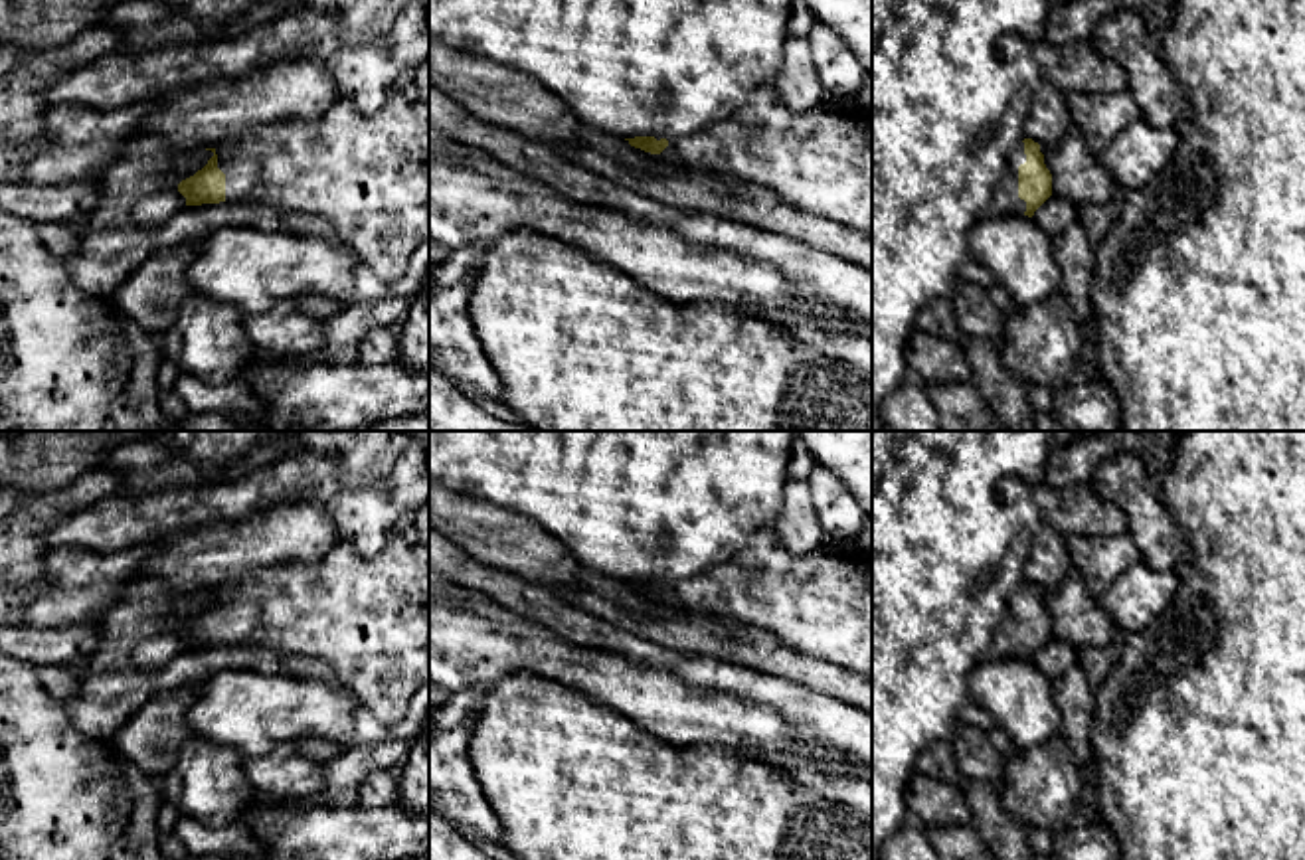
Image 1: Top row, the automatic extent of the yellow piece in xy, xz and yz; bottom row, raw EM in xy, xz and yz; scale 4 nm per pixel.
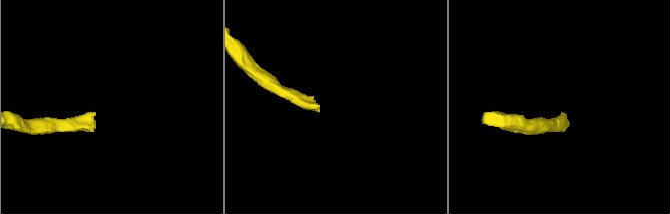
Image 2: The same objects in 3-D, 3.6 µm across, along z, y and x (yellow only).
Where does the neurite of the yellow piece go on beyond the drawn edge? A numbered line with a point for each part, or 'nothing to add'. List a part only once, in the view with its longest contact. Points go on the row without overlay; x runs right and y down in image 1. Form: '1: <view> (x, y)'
1: yz (1005, 643)

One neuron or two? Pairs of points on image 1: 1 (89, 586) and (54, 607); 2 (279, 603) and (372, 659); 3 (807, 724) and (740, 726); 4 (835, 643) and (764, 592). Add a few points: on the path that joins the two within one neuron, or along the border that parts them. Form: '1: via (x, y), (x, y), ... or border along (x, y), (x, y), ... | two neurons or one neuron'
1: via (82, 588), (62, 603) | one neuron
2: via (303, 609), (323, 609), (348, 635) | one neuron
3: border along (746, 698), (768, 704), (793, 732), (827, 746) | two neurons
4: via (817, 625), (782, 594) | one neuron

